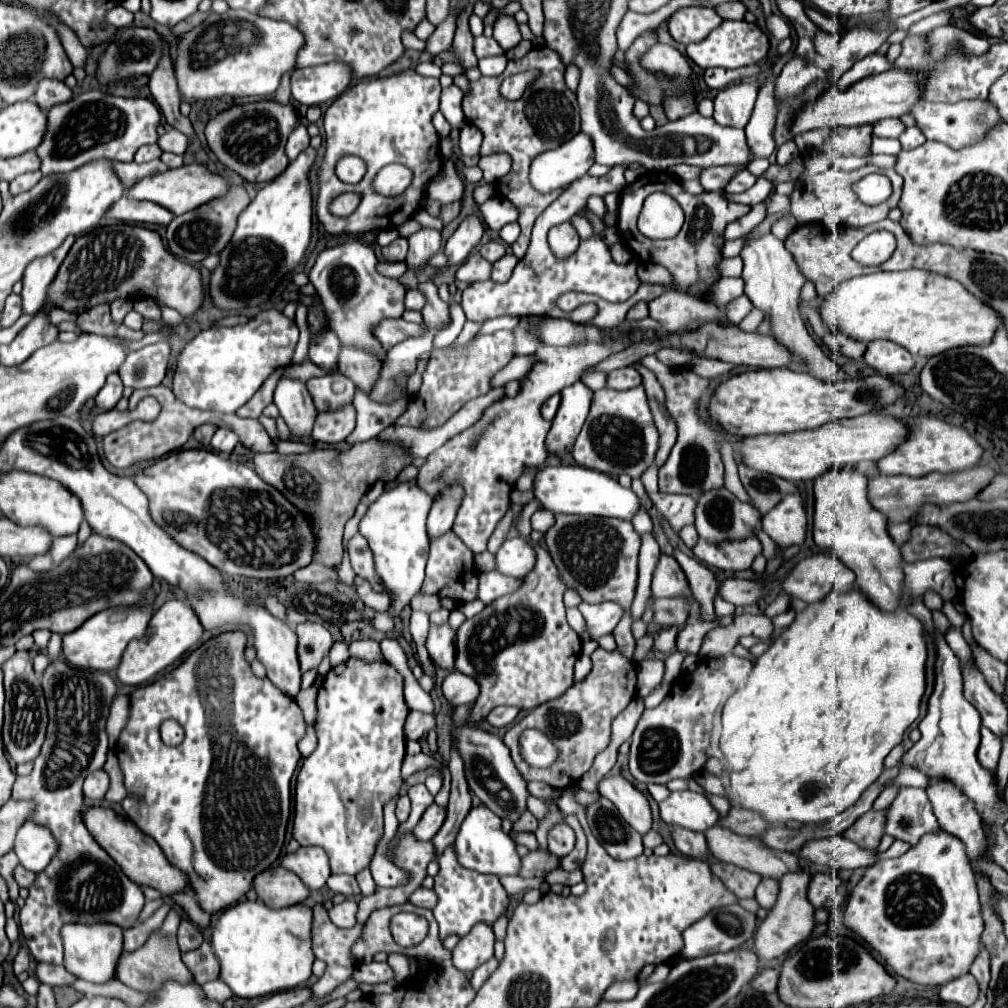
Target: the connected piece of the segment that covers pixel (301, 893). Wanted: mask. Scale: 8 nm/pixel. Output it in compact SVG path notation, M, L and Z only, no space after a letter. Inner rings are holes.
M269 867L263 873L259 873L253 881L257 895L261 901L273 909L279 907L291 907L297 903L303 903L311 891L307 891L307 885L295 877L295 873L283 869L283 867Z

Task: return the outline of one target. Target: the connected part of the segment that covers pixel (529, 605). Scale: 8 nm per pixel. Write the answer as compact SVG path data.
M529 501L515 519L519 537L537 553L533 571L523 579L523 585L515 593L495 599L457 629L455 669L477 679L481 685L481 695L469 717L471 723L479 723L497 705L513 705L525 711L535 709L537 705L561 697L561 693L573 685L573 665L577 655L581 655L581 639L567 623L563 605L565 585L557 575L555 563L547 549L533 543L529 537L529 519L537 507L539 501Z

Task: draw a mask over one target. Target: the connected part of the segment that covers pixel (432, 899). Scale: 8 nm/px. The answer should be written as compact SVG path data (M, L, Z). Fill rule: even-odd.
M419 887L419 889L415 889L415 893L411 893L409 903L417 905L417 907L427 907L427 909L433 909L433 907L435 907L435 903L437 903L437 895L435 895L431 889Z

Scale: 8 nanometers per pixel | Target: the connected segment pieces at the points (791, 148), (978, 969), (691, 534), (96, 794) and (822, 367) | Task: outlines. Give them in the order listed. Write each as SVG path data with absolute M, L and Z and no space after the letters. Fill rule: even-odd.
M786 142L785 144L778 147L776 151L776 162L779 165L786 165L792 161L797 156L799 156L799 150L793 142Z
M983 947L981 953L979 953L979 957L971 965L971 975L979 981L979 985L981 985L983 991L987 989L987 983L989 983L989 961L991 961L991 957L987 953L987 947Z
M685 525L685 527L679 531L679 537L685 541L685 545L687 545L687 547L693 547L699 535L697 535L695 525Z
M95 771L91 775L87 775L85 785L83 785L83 793L89 801L101 801L103 795L107 793L109 787L109 777L105 771Z
M773 233L753 237L743 247L741 259L745 263L743 275L741 275L745 281L745 295L751 299L751 303L757 309L761 309L763 313L771 317L773 335L777 337L777 341L787 345L789 351L799 353L805 359L805 369L817 379L823 379L823 381L847 379L847 373L817 347L817 343L813 341L813 337L809 335L805 327L805 321L799 311L799 299L801 299L801 289L807 279L803 277L803 273L799 273L799 265L795 263L791 253L787 253L785 243L777 239Z

